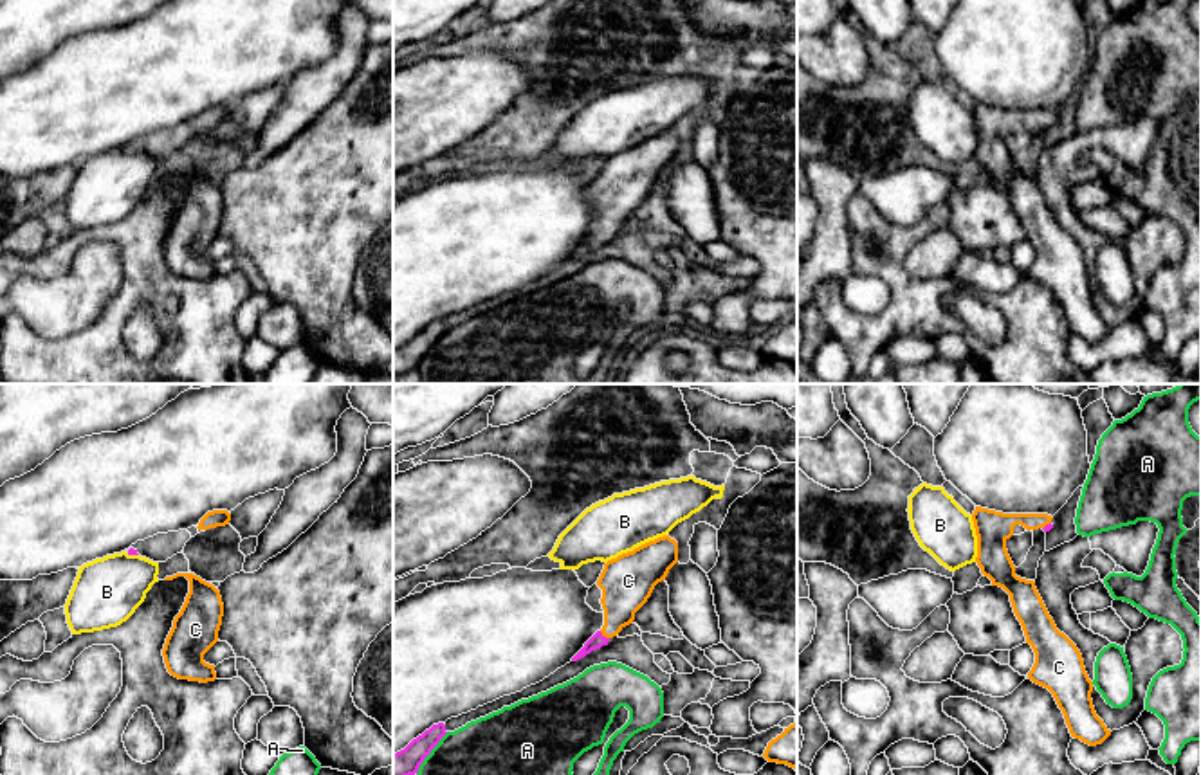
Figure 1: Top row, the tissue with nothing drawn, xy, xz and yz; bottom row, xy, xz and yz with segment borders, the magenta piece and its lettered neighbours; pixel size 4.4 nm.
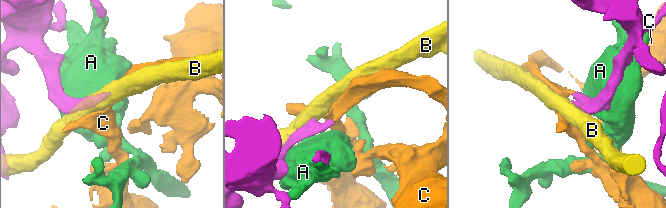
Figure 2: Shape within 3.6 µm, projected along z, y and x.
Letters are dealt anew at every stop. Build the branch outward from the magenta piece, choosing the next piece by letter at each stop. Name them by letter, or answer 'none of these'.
C

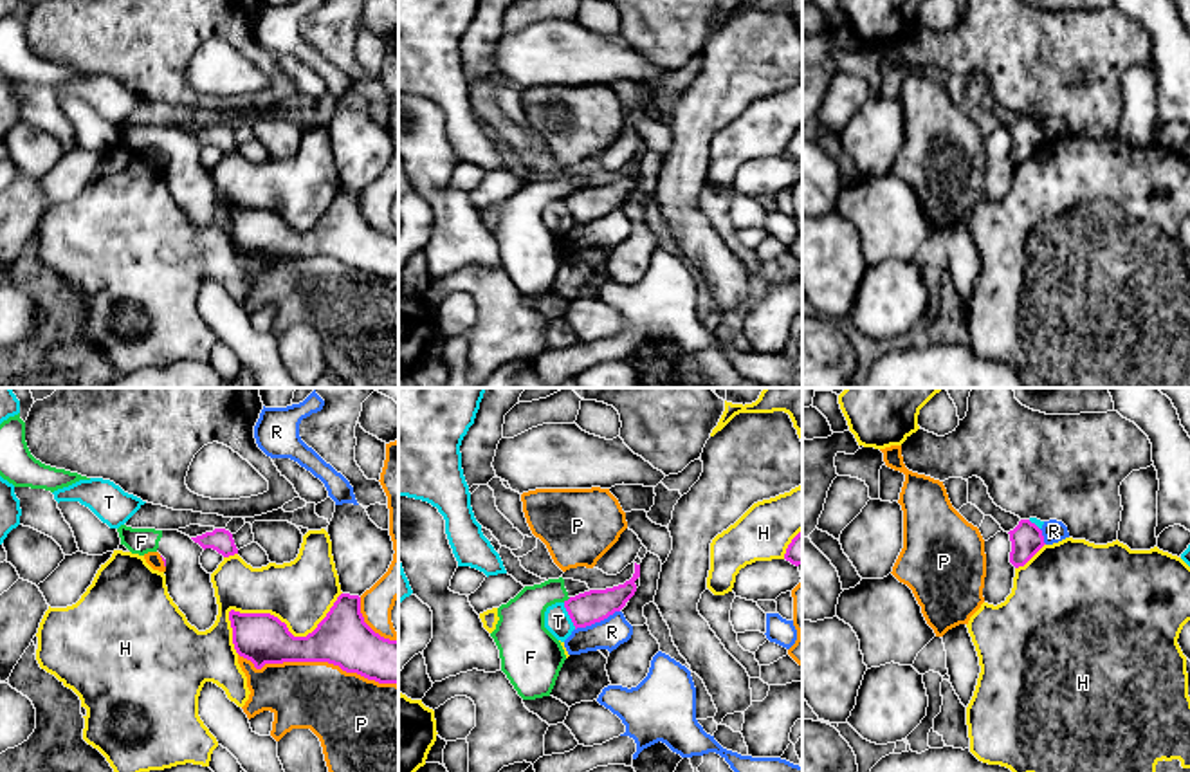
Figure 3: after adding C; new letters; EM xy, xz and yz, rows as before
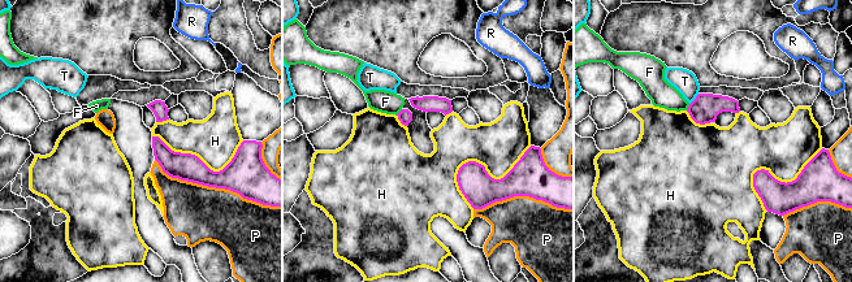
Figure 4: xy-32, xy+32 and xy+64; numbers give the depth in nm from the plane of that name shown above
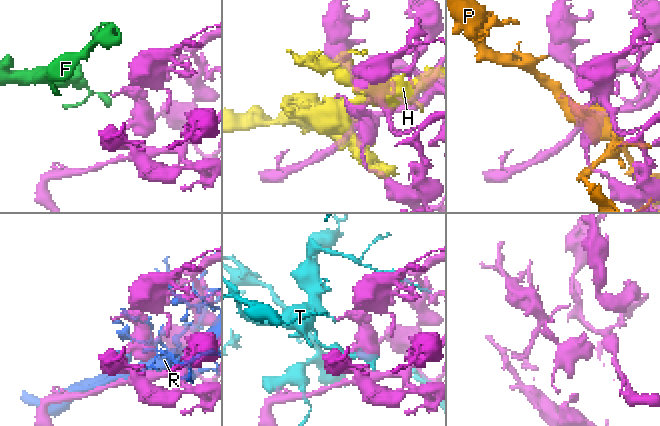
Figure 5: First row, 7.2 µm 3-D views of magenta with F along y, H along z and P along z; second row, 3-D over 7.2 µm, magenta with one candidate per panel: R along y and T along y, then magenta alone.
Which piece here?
none of these

